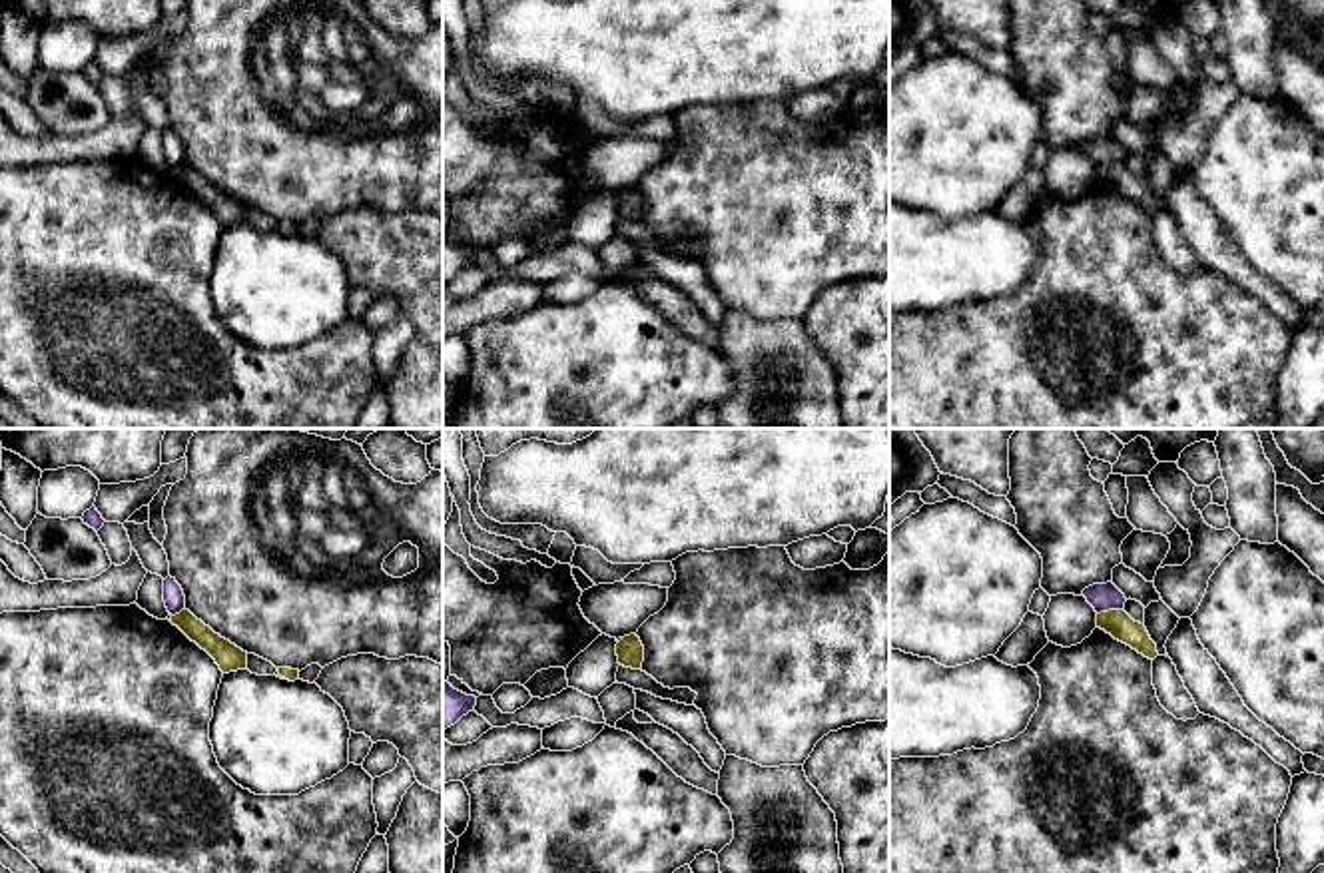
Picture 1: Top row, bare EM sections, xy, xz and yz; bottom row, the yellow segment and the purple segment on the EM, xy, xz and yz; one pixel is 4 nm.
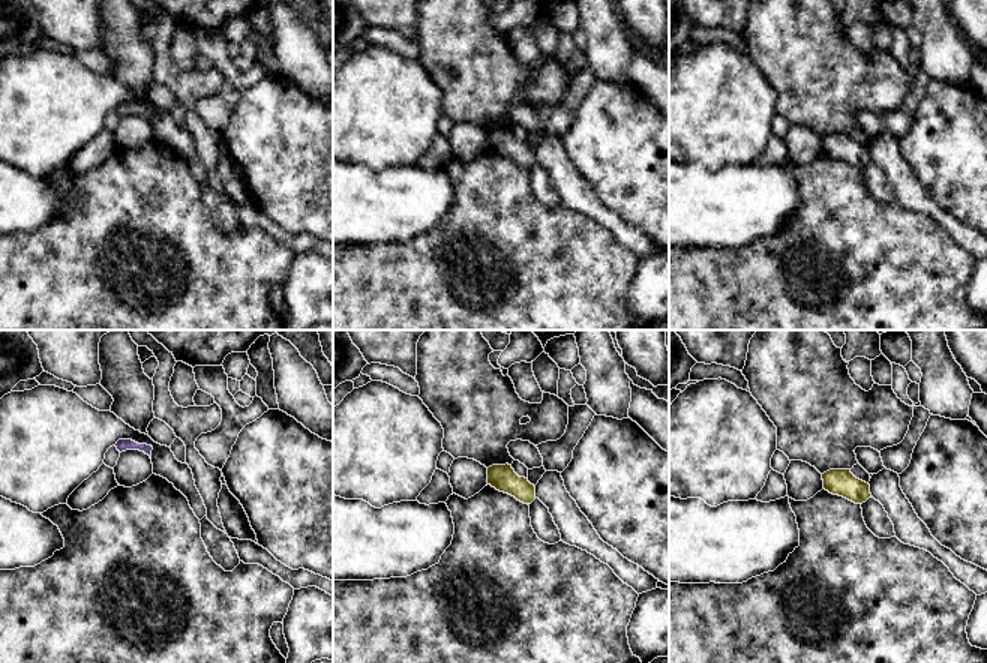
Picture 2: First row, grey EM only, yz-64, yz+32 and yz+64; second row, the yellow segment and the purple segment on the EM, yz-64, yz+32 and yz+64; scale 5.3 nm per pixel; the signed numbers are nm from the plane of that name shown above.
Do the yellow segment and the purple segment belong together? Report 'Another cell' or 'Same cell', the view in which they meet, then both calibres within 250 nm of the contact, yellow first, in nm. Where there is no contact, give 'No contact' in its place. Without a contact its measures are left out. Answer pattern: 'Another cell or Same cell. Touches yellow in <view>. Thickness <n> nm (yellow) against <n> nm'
Another cell. Touches yellow in yz. Thickness 110 nm (yellow) against 110 nm

